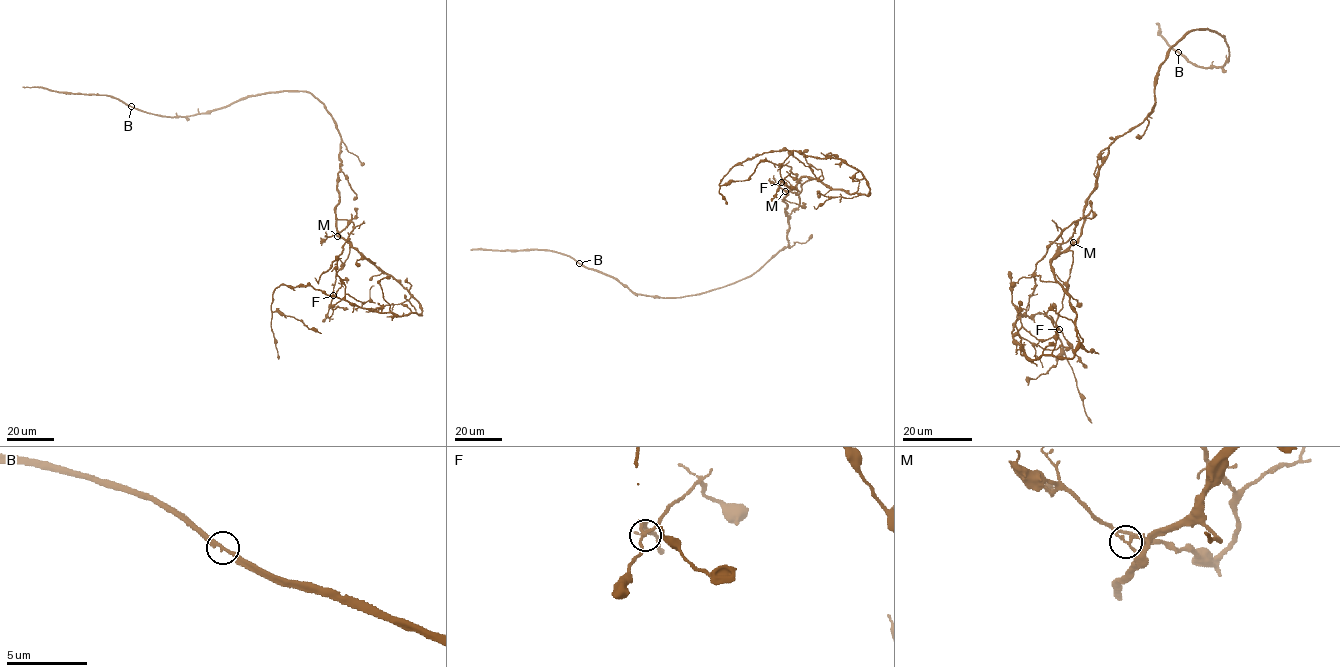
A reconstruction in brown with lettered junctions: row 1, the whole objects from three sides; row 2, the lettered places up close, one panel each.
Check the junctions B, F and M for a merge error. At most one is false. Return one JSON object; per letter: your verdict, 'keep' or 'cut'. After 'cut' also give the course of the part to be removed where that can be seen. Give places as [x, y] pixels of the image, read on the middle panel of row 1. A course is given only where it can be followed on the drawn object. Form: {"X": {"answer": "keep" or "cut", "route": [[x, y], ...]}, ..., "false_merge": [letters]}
{"B": {"answer": "keep"}, "F": {"answer": "keep"}, "M": {"answer": "cut", "route": [[785, 191], [801, 191], [801, 184], [791, 167], [763, 161]]}, "false_merge": ["M"]}

